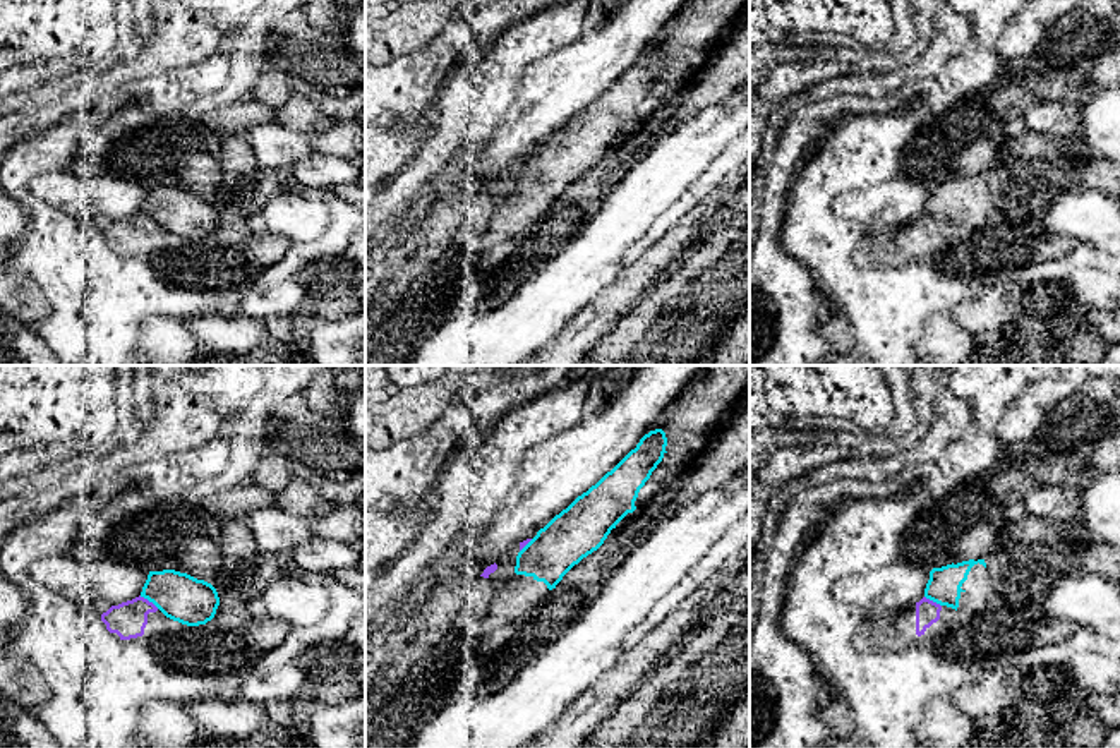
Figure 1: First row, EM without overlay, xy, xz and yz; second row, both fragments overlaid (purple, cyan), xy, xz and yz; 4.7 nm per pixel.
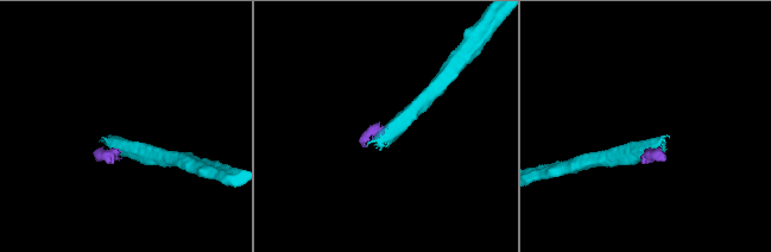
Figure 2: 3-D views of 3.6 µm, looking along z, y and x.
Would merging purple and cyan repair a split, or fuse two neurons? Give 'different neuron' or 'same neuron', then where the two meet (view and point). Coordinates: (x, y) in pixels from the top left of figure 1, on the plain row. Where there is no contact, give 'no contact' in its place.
different neuron; meets purple in xy at (148, 217)

